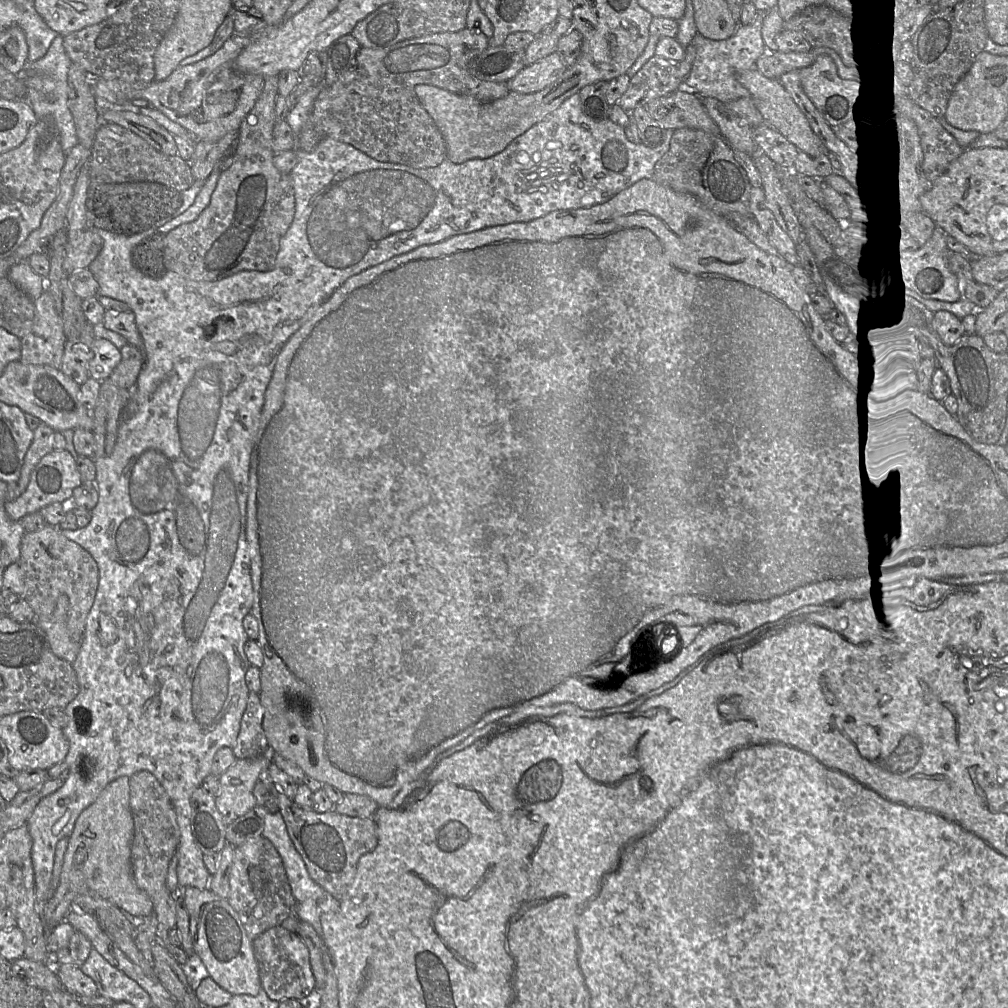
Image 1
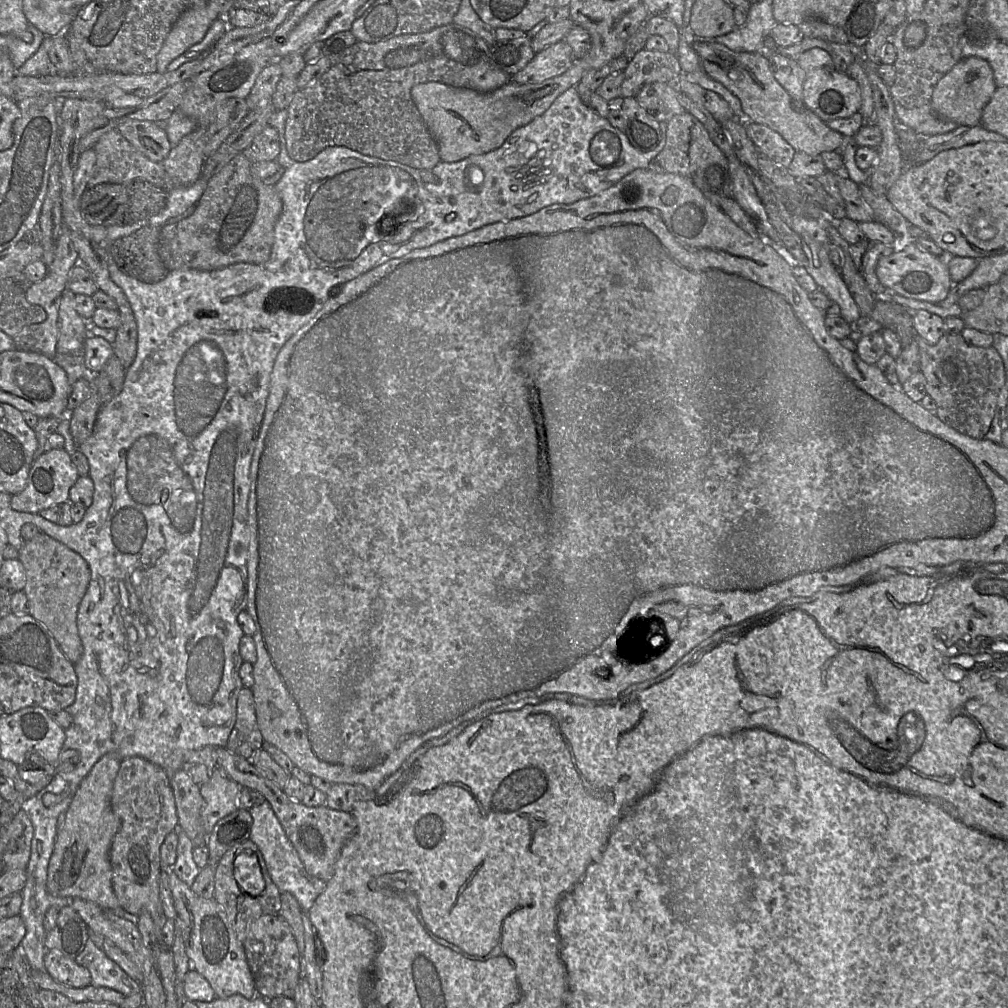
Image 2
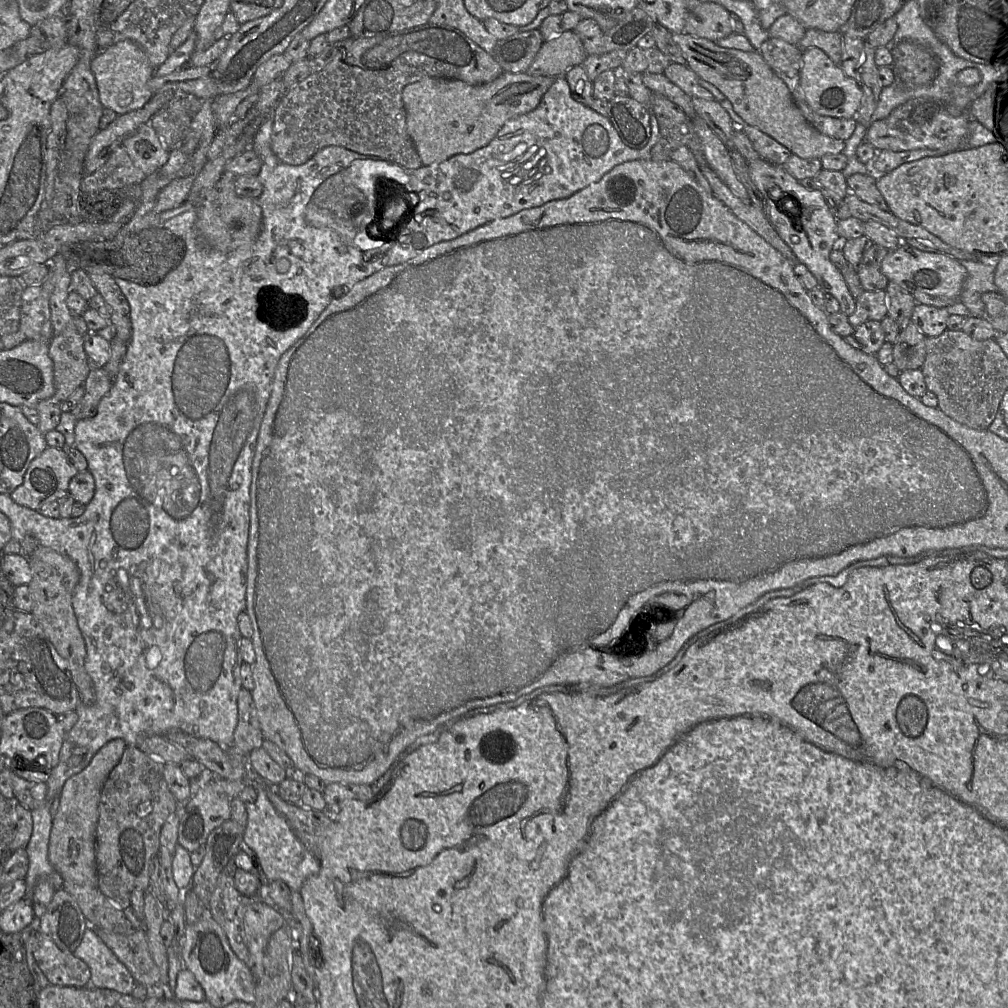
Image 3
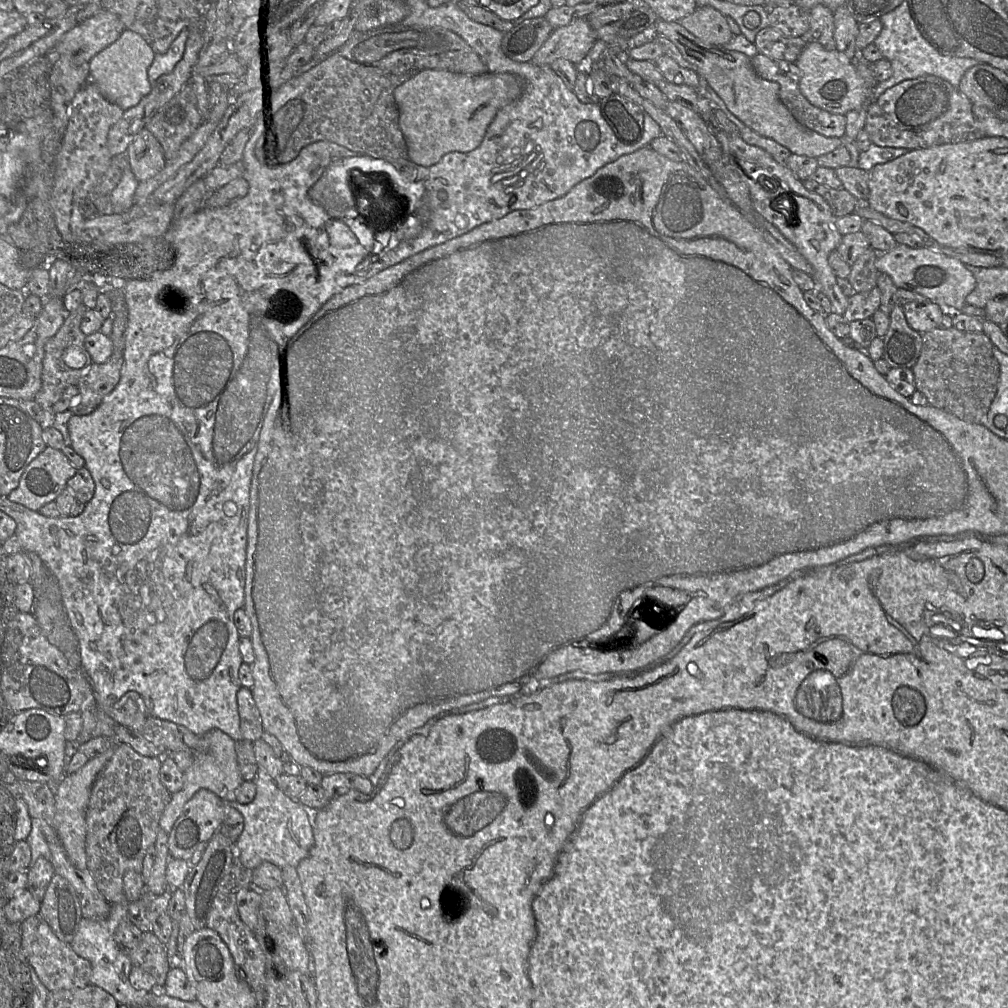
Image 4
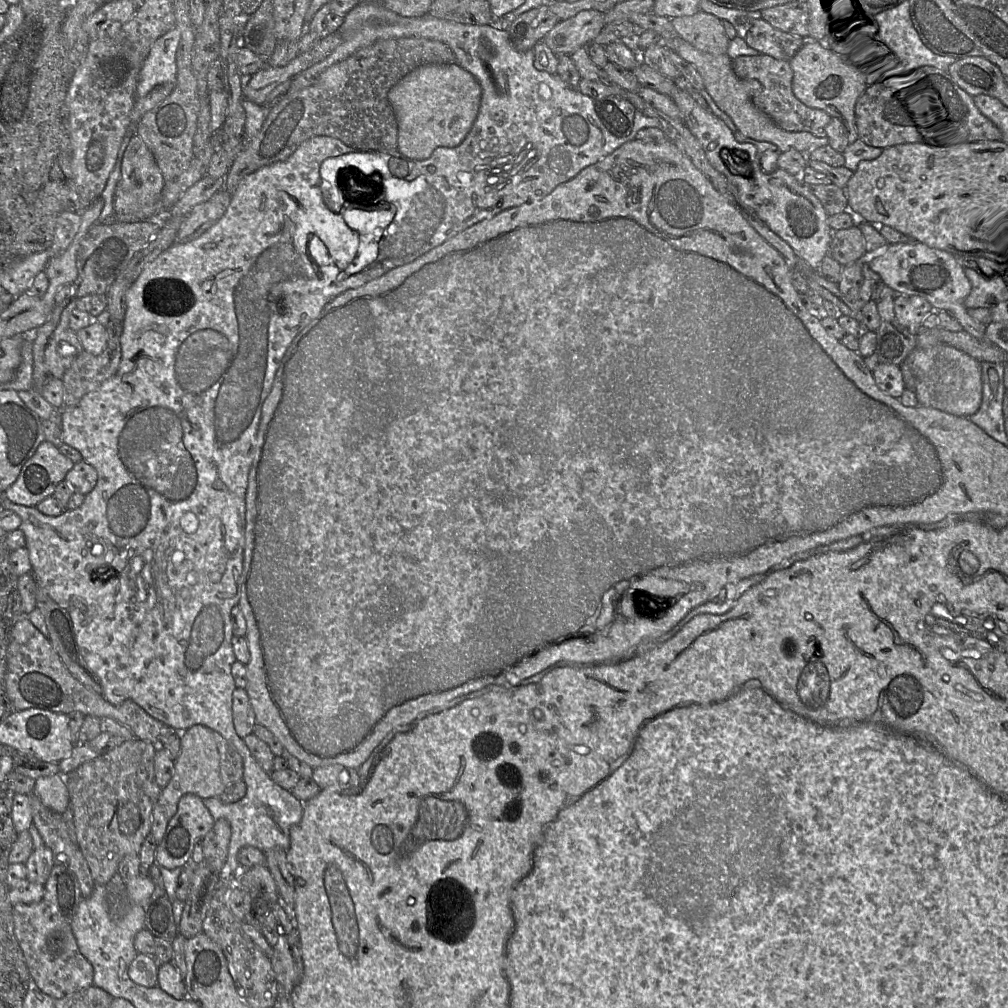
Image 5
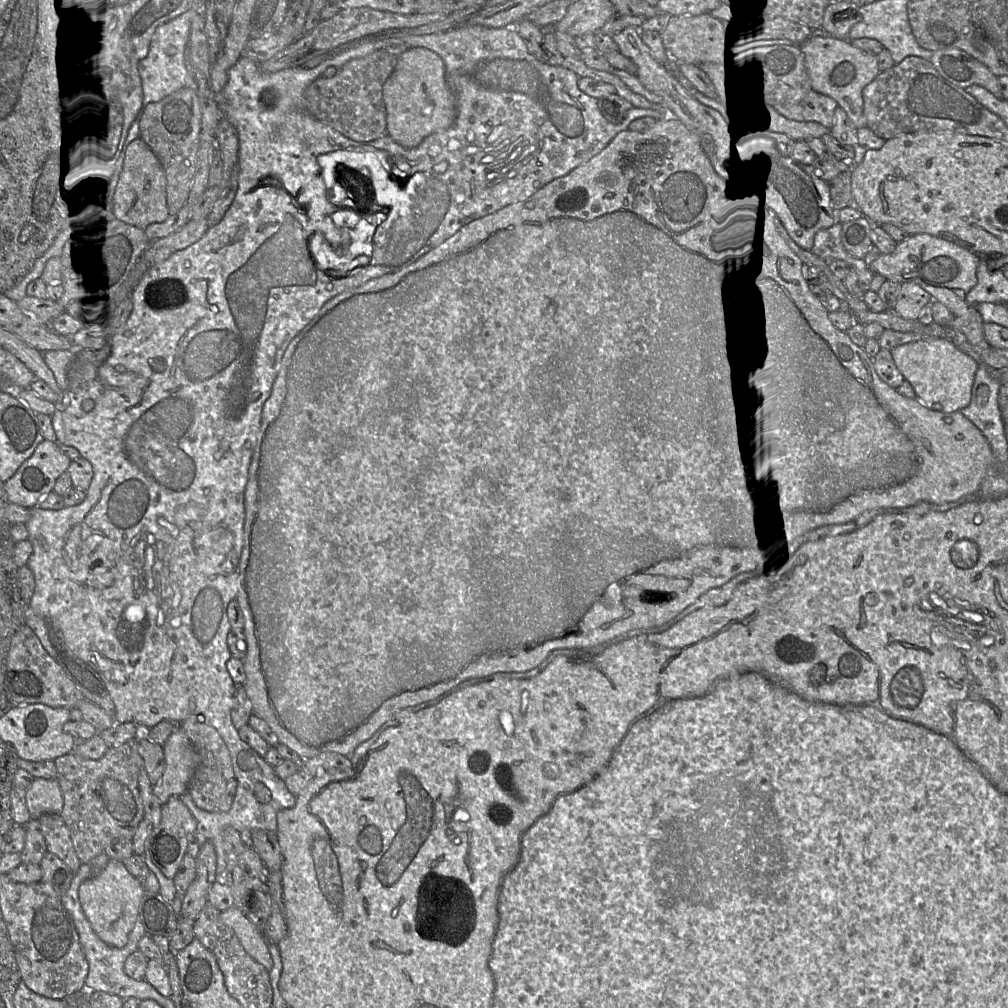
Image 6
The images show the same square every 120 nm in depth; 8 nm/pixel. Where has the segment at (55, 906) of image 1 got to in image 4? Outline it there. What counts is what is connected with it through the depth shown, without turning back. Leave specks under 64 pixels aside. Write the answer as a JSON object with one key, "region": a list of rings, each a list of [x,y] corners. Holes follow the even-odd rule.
{"region":[[[116,744],[101,755],[91,758],[82,768],[72,774],[66,774],[60,780],[55,793],[54,829],[62,842],[70,861],[78,869],[87,869],[86,857],[86,812],[91,790],[98,774],[113,756]]]}

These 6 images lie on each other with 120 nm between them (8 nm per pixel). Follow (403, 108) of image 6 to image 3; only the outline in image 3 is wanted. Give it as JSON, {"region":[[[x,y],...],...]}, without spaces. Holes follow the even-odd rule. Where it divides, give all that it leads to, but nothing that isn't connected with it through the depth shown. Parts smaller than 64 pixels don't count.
{"region":[[[504,71],[495,80],[481,85],[435,77],[408,84],[402,92],[407,132],[423,165],[440,163],[488,145],[508,120],[534,110],[554,79]]]}

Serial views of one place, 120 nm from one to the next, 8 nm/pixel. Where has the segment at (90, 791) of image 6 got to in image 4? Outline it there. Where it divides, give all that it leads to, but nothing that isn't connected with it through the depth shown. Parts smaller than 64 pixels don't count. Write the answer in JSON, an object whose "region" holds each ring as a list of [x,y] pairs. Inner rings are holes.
{"region":[[[119,744],[93,784],[86,812],[87,868],[109,903],[129,904],[124,894],[123,876],[130,870],[141,873],[147,849],[155,845],[161,815],[172,798],[160,781],[161,765],[160,757],[145,757],[128,744]]]}

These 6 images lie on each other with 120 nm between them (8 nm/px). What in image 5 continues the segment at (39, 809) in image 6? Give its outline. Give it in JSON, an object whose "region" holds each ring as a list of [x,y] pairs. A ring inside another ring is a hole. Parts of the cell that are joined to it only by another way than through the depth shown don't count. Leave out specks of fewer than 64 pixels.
{"region":[[[61,773],[36,779],[33,793],[45,807],[61,815],[69,808],[69,793]]]}

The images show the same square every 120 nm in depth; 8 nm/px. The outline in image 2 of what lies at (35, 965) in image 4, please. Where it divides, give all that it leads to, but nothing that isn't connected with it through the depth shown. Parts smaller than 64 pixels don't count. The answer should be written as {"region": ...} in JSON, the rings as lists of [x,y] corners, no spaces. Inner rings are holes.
{"region":[[[47,950],[44,965],[49,975],[57,982],[73,988],[85,988],[91,985],[89,970],[74,959],[66,957],[58,950]]]}

